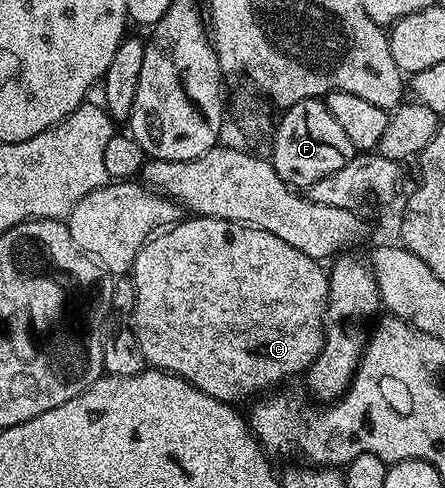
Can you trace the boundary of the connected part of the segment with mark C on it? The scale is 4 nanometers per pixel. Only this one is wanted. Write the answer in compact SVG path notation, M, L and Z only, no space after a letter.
M195 216L180 219L178 224L160 231L151 237L137 254L135 266L129 275L135 283L135 305L129 313L129 323L135 334L135 341L141 350L144 361L160 372L172 372L188 380L197 390L209 394L218 400L239 402L254 392L263 392L290 376L306 373L308 366L321 354L323 345L323 315L327 305L328 273L320 261L309 258L309 254L301 254L297 246L289 246L289 242L281 242L277 234L269 234L260 228L250 228L247 224L236 224L233 220L215 220L211 216Z

